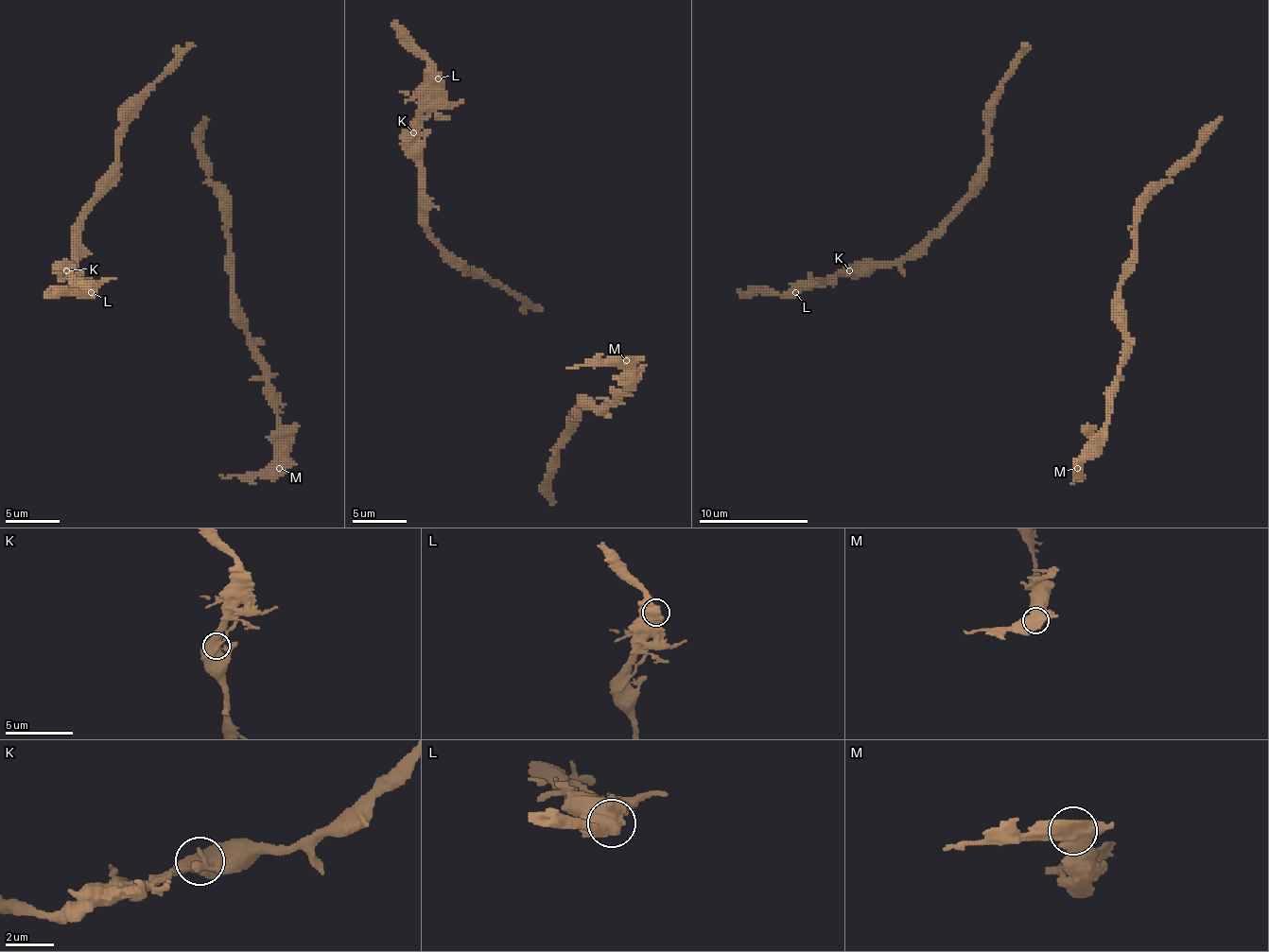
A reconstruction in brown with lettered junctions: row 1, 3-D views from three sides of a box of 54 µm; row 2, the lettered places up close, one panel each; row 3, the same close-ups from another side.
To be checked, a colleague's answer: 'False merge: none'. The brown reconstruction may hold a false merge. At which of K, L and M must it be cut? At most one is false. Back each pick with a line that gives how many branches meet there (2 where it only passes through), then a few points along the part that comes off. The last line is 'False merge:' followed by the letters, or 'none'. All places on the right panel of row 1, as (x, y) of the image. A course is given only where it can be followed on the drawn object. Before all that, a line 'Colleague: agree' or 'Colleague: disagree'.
Colleague: disagree
M: branches 3
False merge: M

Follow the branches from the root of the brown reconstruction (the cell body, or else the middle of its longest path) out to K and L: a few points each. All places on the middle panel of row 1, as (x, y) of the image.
K: (517, 297), (498, 285), (487, 275), (468, 272), (427, 229), (425, 180), (419, 168), (419, 147), (413, 132)
L: (517, 297), (487, 275), (468, 272), (427, 229), (422, 122), (430, 111), (430, 92), (438, 78)

